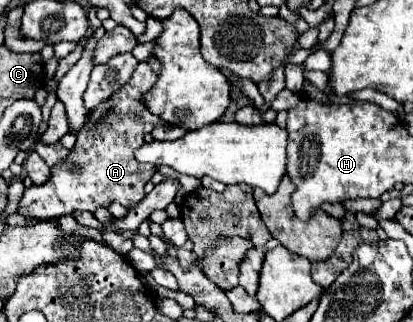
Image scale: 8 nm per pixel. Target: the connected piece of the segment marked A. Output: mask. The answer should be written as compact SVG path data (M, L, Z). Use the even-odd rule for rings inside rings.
M139 62L131 80L89 114L85 132L77 134L77 144L67 162L61 162L51 170L53 176L49 184L31 186L23 192L17 214L25 216L27 220L47 222L73 212L93 212L95 208L107 206L111 202L119 202L125 208L137 204L137 200L145 196L143 186L157 170L153 164L141 164L133 160L133 152L143 144L145 134L149 134L155 126L165 126L161 118L147 112L145 104L141 104L141 96L155 84L155 80L157 74L153 68L147 62ZM73 166L79 170L73 172Z

